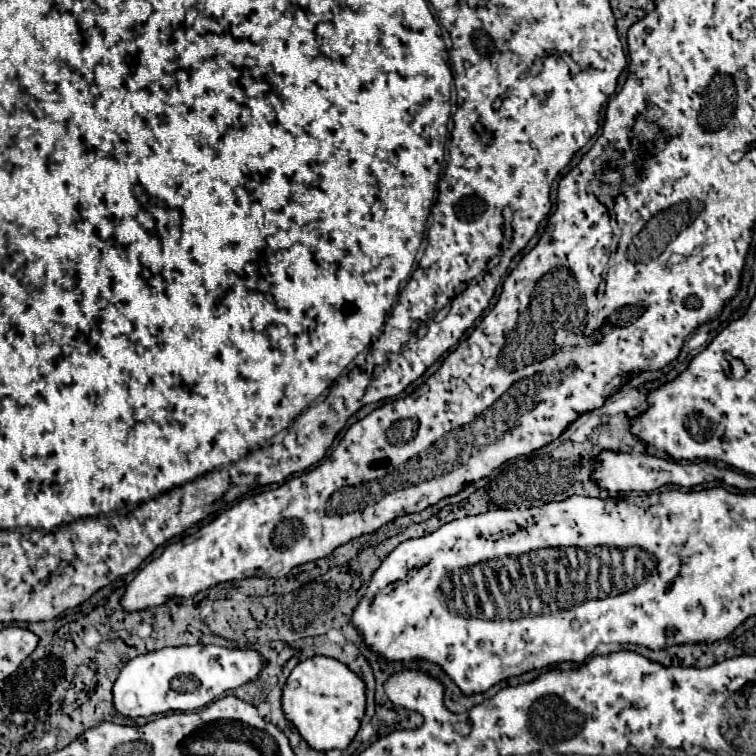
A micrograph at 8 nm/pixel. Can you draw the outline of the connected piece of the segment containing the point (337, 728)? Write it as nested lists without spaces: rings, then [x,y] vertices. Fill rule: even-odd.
[[[312,656],[292,670],[282,690],[282,708],[286,720],[290,720],[302,738],[314,750],[344,750],[356,736],[360,720],[366,712],[366,684],[364,680],[348,670],[342,662],[328,656]]]

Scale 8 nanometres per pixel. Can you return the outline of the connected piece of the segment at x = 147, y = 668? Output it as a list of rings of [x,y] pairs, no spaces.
[[[168,646],[132,658],[114,682],[114,708],[124,716],[150,716],[170,710],[196,710],[260,676],[264,658],[258,650],[226,646]]]

